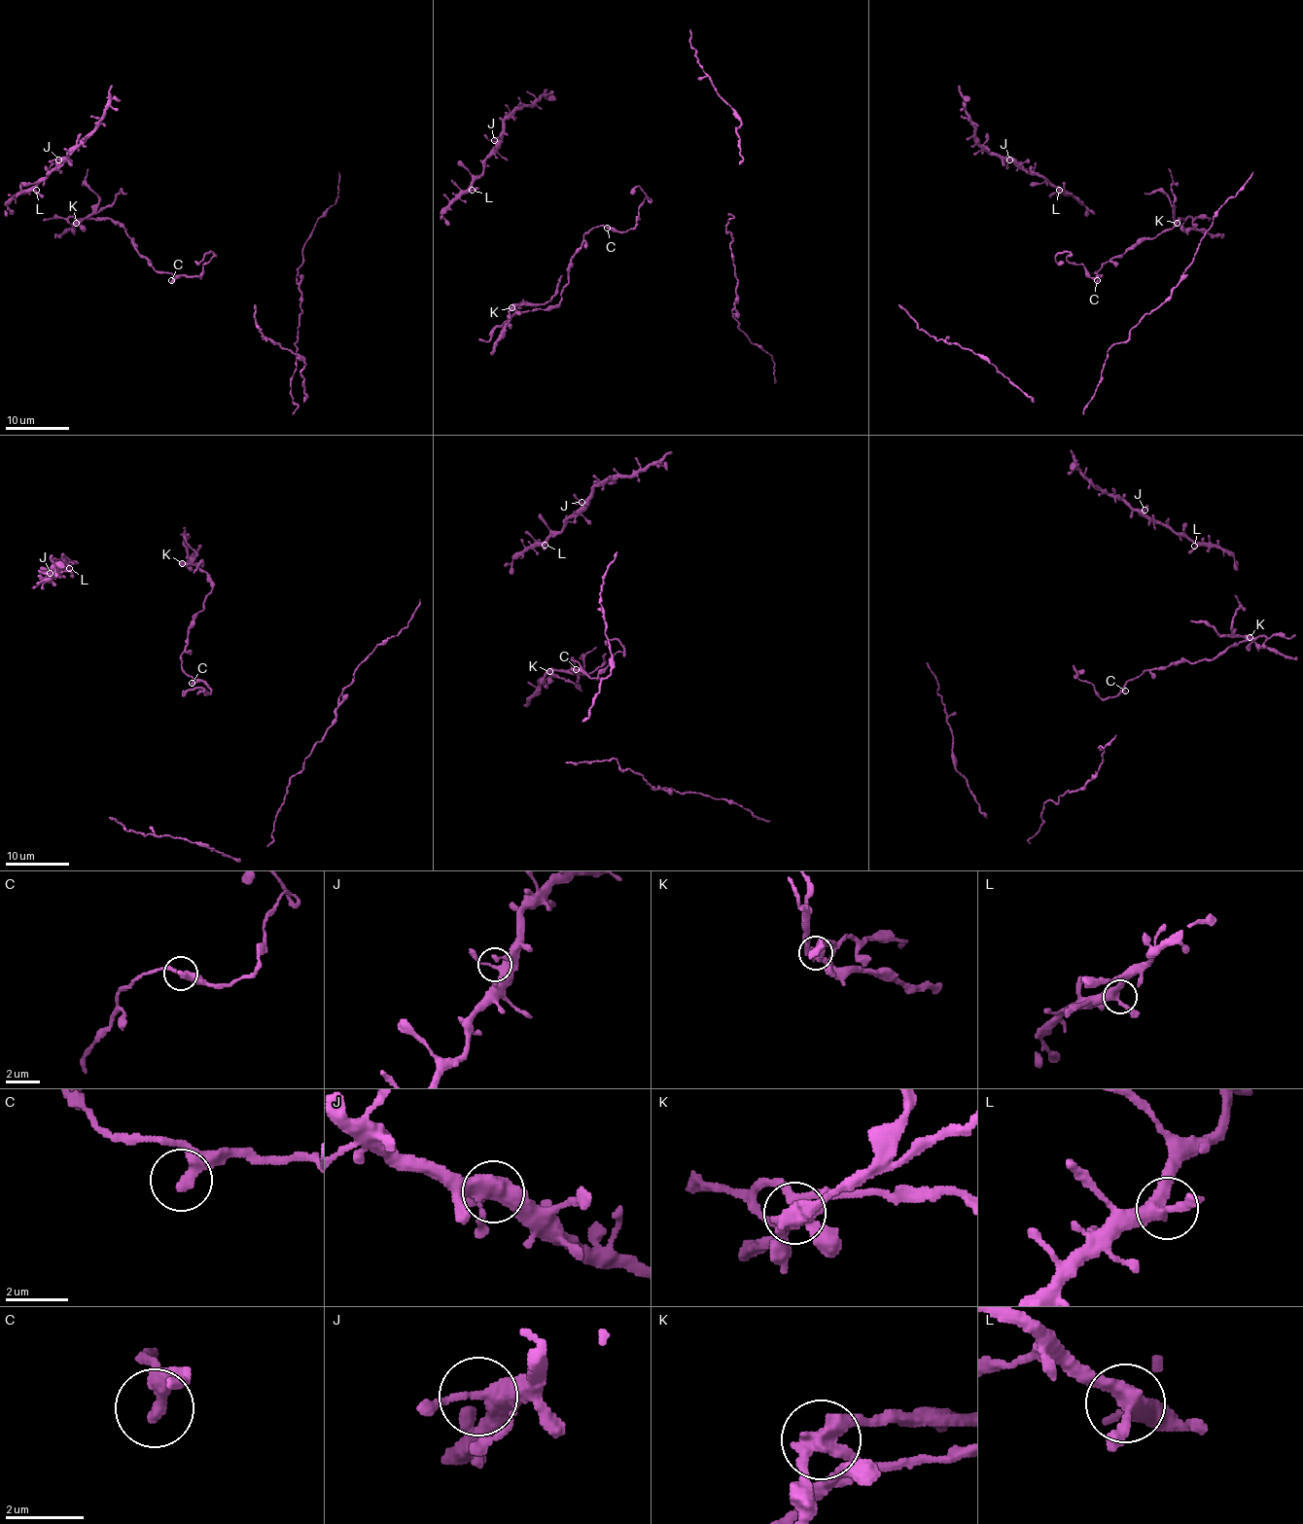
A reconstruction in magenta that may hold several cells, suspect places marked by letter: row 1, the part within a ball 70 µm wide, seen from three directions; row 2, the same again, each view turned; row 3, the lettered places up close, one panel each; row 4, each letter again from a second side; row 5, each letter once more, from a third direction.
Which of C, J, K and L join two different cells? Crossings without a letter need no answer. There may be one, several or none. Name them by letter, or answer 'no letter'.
K

